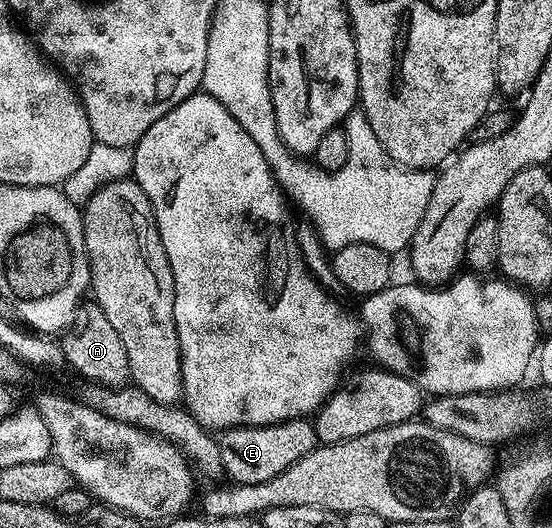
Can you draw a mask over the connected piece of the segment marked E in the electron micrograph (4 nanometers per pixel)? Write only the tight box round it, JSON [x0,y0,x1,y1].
[218,419,317,484]

